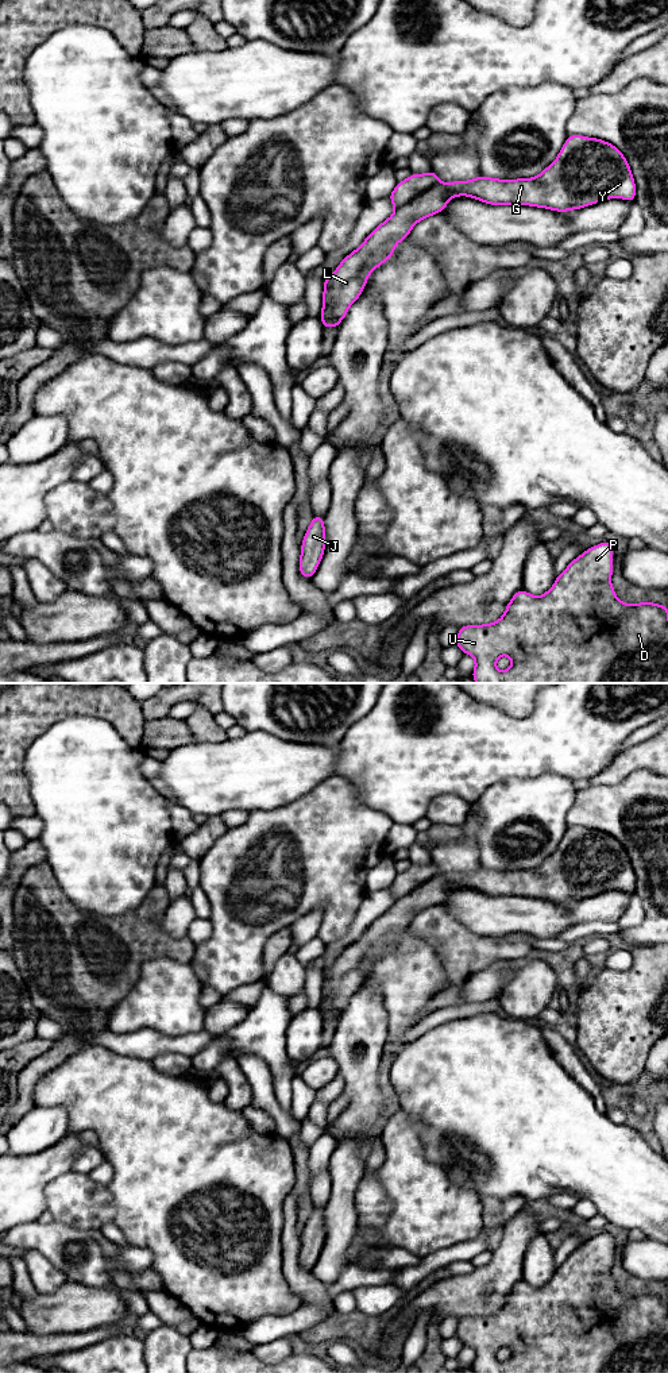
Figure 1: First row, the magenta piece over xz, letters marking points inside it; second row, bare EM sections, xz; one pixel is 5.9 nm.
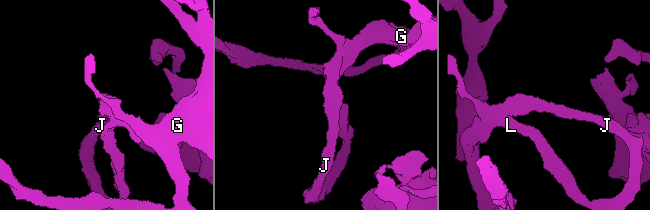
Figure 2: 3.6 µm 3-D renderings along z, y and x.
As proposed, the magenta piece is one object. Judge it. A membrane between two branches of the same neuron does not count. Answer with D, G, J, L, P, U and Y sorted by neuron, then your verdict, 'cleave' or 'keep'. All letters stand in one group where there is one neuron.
D G J L P U Y | keep

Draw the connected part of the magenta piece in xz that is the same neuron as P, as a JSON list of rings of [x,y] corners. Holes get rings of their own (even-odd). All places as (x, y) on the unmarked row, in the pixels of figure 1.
[[[610,1231],[587,1239],[582,1246],[574,1250],[567,1260],[556,1268],[553,1277],[542,1287],[534,1288],[518,1281],[506,1297],[503,1307],[493,1315],[464,1316],[459,1319],[456,1338],[475,1350],[475,1359],[471,1369],[475,1373],[668,1373],[668,1299],[663,1295],[638,1293],[628,1296],[619,1292],[611,1276],[611,1265],[614,1238]],[[507,1346],[511,1350],[511,1357],[507,1362],[498,1362],[495,1353],[499,1347]]]

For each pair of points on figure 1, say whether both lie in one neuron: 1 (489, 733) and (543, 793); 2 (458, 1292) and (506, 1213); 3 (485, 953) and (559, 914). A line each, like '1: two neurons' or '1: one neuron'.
1: two neurons
2: two neurons
3: two neurons

